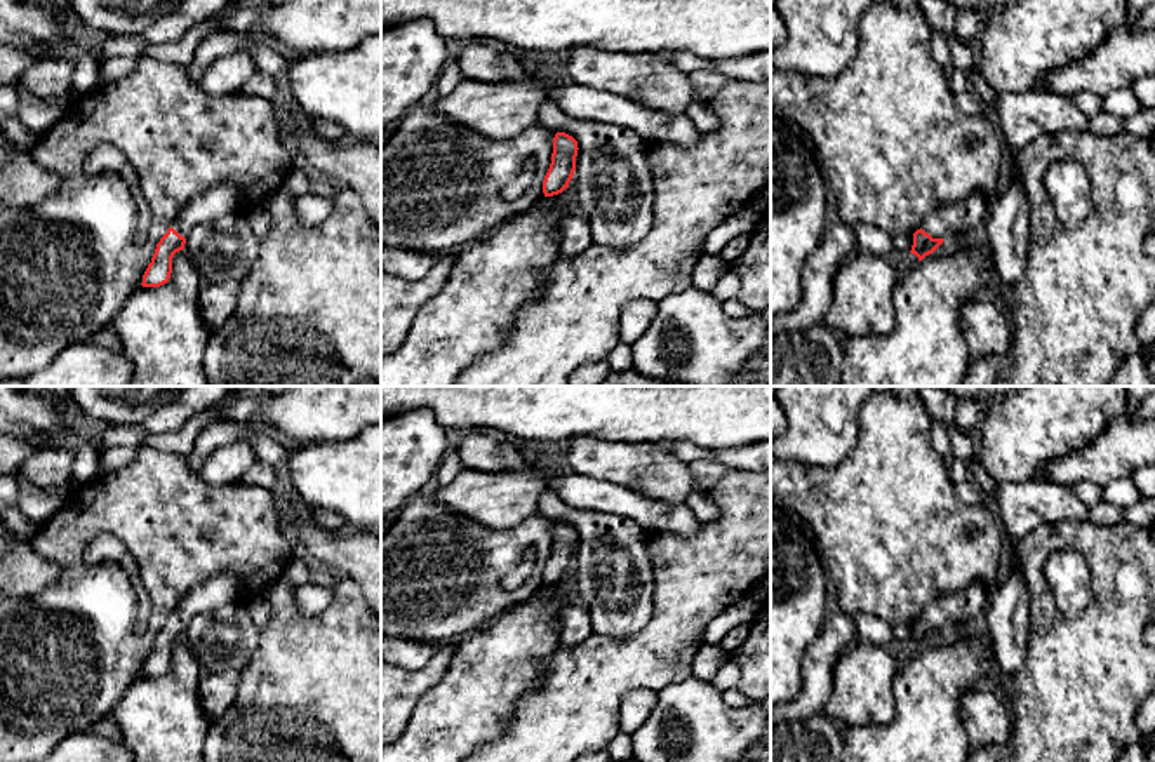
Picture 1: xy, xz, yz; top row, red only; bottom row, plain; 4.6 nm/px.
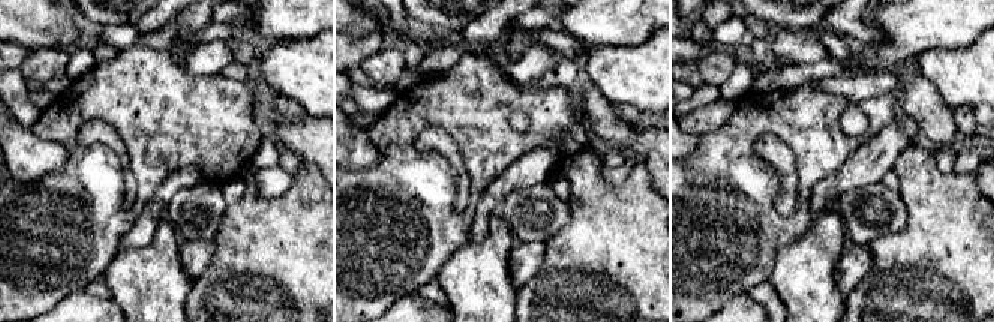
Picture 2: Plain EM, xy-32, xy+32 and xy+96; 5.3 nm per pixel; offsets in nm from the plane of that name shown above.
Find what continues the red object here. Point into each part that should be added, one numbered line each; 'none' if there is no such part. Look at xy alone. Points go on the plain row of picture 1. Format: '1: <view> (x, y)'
1: xy (223, 588)

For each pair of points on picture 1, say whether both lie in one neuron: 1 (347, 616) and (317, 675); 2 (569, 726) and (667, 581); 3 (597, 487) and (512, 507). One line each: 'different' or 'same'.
1: same
2: same
3: different

